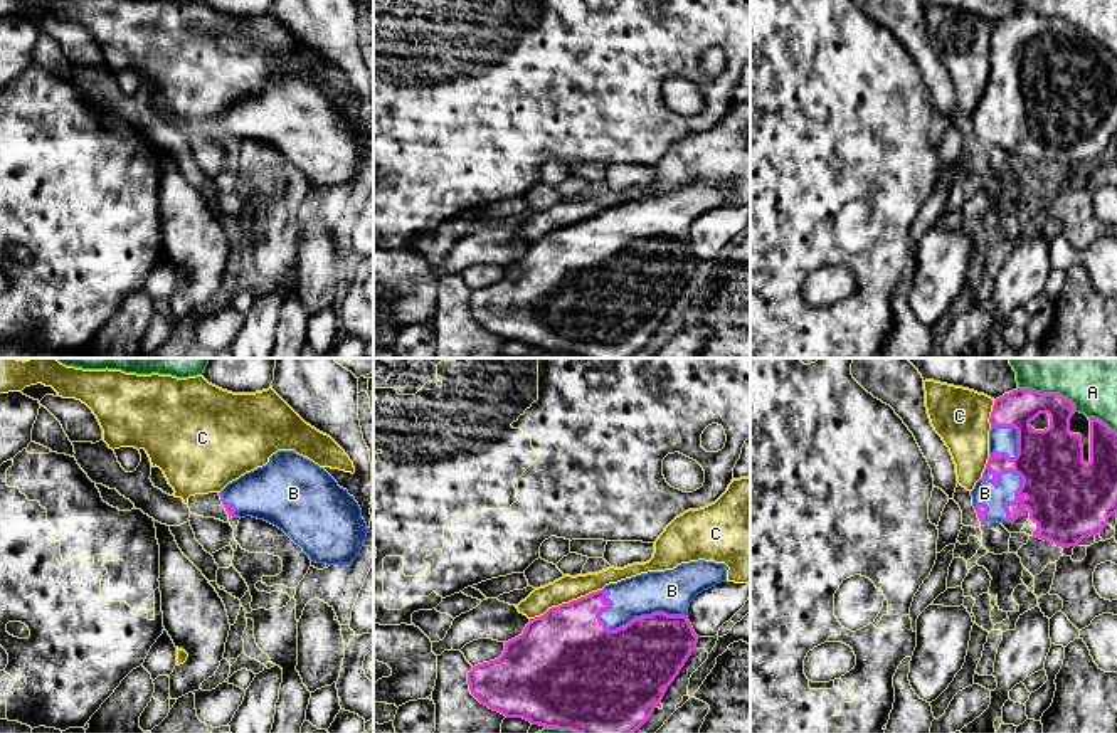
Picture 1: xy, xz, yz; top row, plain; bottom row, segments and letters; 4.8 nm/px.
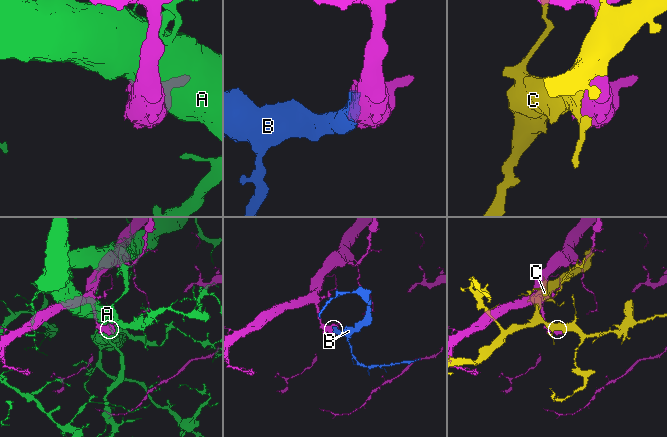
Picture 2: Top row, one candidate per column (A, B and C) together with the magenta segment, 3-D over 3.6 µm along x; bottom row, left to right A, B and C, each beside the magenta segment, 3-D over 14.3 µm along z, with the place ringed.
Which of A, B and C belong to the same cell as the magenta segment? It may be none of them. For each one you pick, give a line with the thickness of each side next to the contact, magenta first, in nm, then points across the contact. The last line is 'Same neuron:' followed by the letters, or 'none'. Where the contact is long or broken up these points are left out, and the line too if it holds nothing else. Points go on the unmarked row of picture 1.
B: 380 nm thick on the magenta side, 110 nm on the other
Same neuron: B

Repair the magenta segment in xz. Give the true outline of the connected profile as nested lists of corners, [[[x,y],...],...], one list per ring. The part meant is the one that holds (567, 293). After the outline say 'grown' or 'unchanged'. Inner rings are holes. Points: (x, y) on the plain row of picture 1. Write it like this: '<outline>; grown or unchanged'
[[[690,185],[648,195],[548,232],[530,242],[503,277],[468,296],[471,318],[506,341],[580,358],[633,358],[653,338],[668,309],[696,272],[686,237],[690,225],[727,205],[725,187]]]; grown

